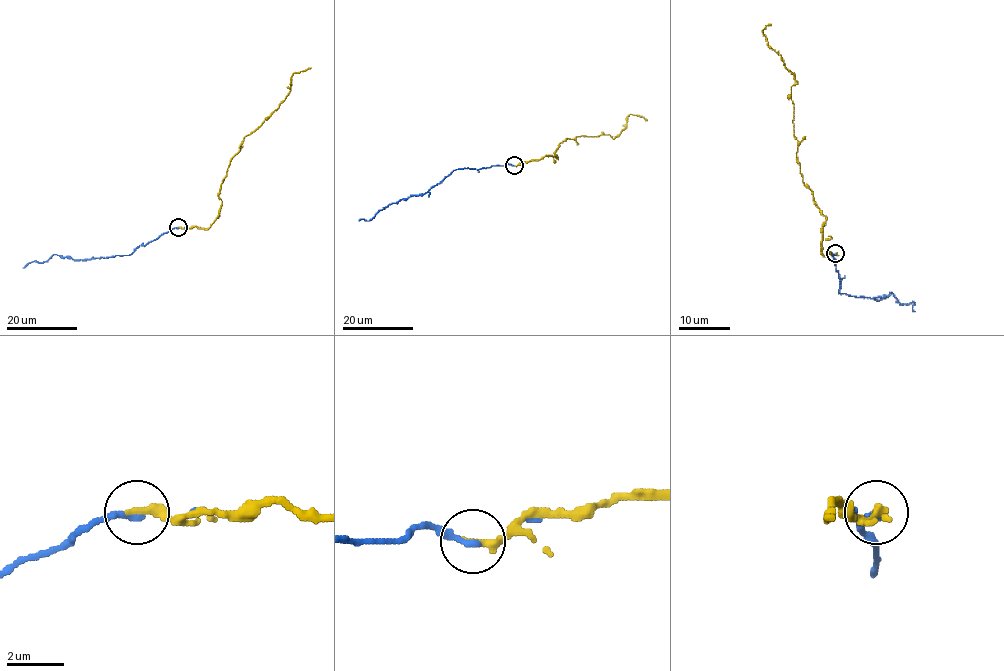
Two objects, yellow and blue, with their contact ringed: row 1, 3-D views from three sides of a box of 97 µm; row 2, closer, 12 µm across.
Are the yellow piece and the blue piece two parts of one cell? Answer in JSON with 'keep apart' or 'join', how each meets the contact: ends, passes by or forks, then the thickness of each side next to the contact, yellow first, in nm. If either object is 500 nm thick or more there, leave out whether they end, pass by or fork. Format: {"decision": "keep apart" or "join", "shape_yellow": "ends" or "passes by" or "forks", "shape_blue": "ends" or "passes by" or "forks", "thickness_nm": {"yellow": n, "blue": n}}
{"decision": "join", "shape_yellow": "ends", "shape_blue": "ends", "thickness_nm": {"yellow": 360, "blue": 240}}

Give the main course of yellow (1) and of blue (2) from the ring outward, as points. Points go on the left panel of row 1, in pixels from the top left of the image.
1: (177, 228), (210, 226), (222, 202), (220, 185), (243, 138), (277, 108), (290, 90), (291, 76), (311, 68)
2: (177, 228), (139, 245), (130, 254), (88, 260), (53, 254), (43, 262), (33, 261), (23, 268)

